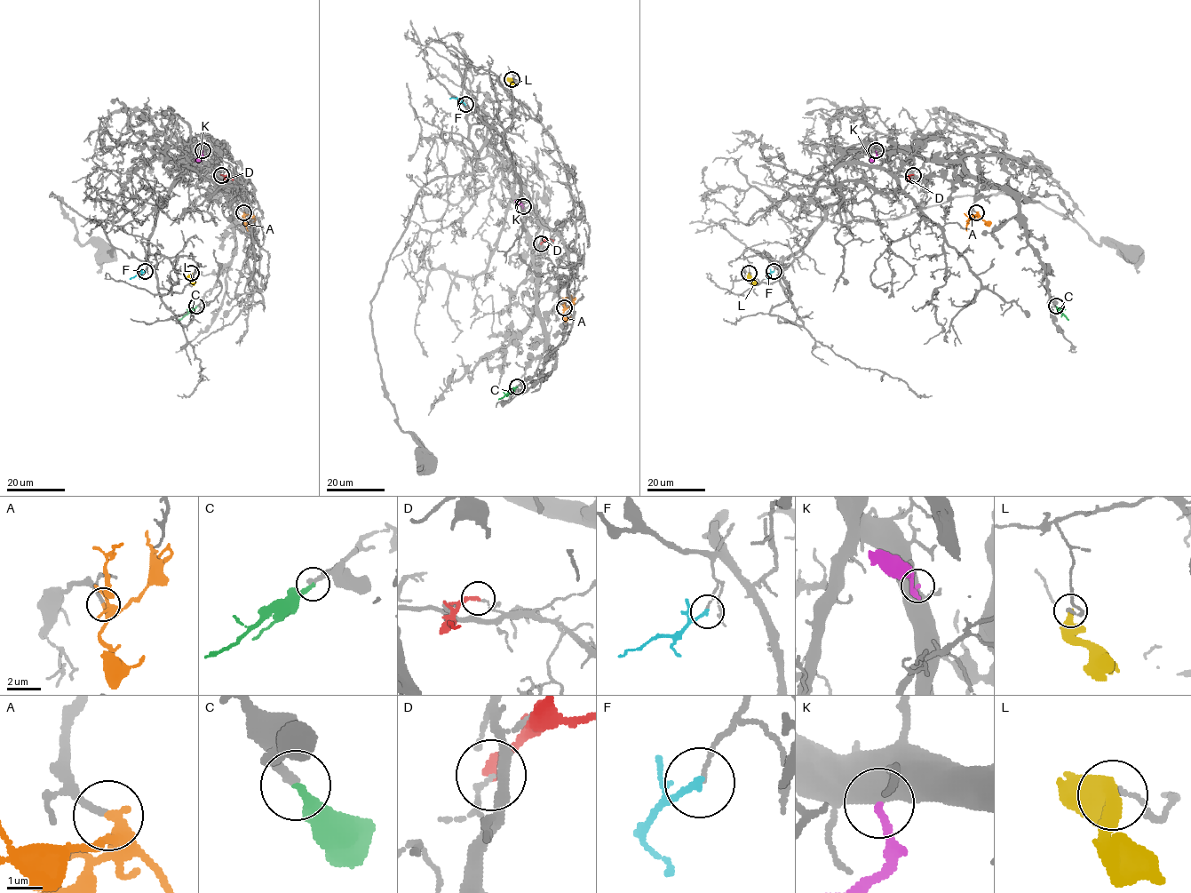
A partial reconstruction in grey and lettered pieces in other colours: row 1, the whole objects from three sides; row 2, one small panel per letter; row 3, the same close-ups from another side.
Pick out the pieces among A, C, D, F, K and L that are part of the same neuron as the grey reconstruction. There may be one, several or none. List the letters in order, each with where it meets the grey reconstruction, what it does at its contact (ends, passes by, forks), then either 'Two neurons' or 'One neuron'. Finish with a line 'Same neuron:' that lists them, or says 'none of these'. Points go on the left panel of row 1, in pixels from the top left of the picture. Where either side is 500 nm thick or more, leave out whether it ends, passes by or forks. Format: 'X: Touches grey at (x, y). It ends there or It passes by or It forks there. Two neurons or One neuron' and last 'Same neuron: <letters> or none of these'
A: Touches grey at (243, 212). It ends there. One neuron
C: Touches grey at (196, 306). It ends there. One neuron
D: Touches grey at (221, 175). It ends there. Two neurons
F: Touches grey at (145, 271). It ends there. Two neurons
K: Touches grey at (202, 150). Two neurons
L: Touches grey at (191, 273). It ends there. Two neurons
Same neuron: A, C

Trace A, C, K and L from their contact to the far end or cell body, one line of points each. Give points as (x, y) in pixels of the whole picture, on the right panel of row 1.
A: (976, 212), (968, 221), (967, 231)
C: (1056, 306), (1068, 320)
K: (876, 150), (877, 155), (869, 161)
L: (749, 273), (755, 284)

